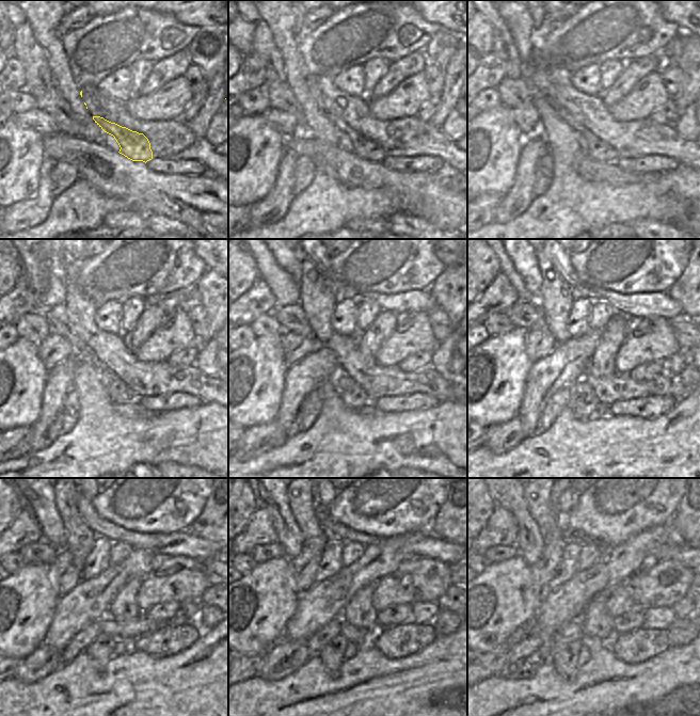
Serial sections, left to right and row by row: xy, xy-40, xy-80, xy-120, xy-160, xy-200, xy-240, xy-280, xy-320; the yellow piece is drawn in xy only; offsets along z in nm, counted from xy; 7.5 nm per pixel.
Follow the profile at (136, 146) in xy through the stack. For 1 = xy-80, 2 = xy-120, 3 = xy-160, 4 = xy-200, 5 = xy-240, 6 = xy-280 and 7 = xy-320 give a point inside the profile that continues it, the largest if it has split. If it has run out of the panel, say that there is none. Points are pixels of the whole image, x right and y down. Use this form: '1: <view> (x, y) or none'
1: xy-80 (598, 149)
2: xy-120 (59, 322)
3: xy-160 (291, 318)
4: xy-200 (527, 315)
5: xy-240 (41, 553)
6: xy-280 (260, 554)
7: xy-320 (498, 553)

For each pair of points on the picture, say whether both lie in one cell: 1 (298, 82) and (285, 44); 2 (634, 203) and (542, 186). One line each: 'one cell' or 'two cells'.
1: one cell
2: two cells

